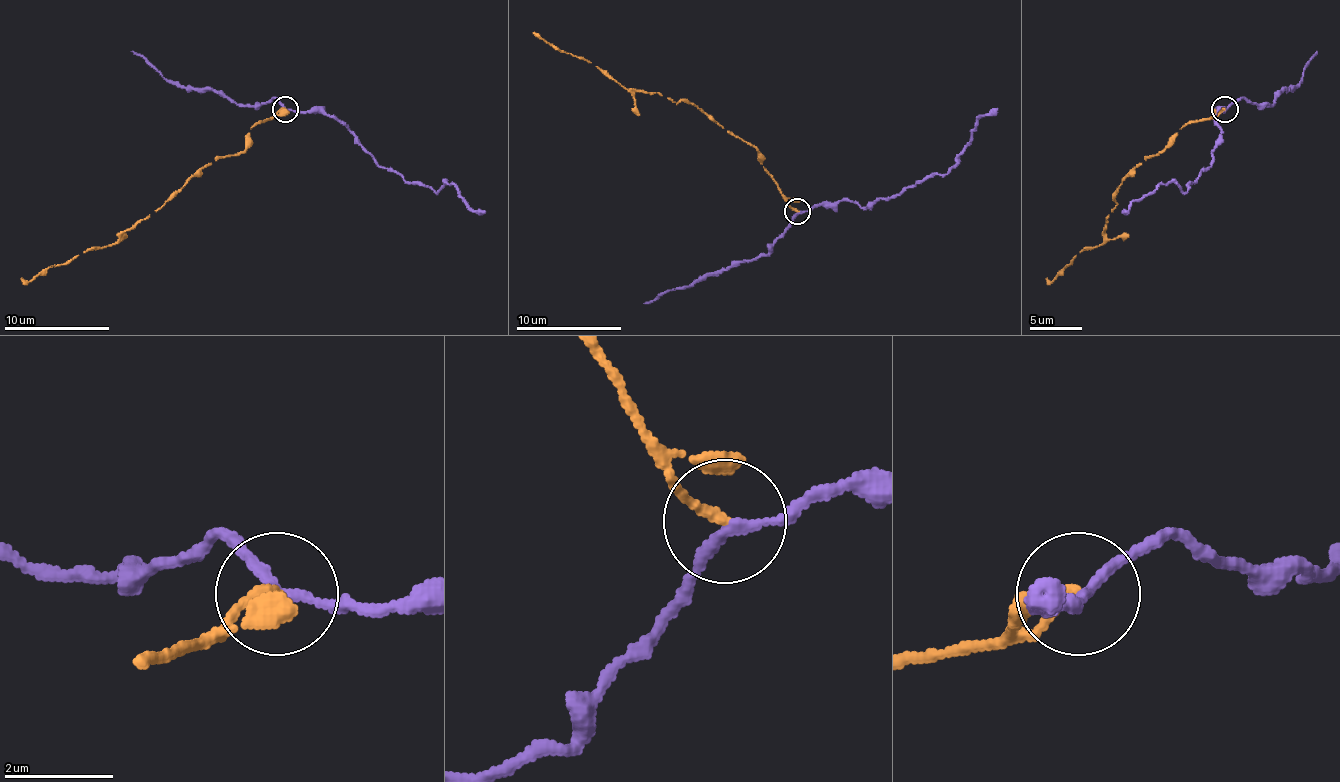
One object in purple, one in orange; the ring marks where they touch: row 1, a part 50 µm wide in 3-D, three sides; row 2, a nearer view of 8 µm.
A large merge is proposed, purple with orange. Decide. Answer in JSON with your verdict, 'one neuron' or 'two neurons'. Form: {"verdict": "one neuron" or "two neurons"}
{"verdict": "two neurons"}

